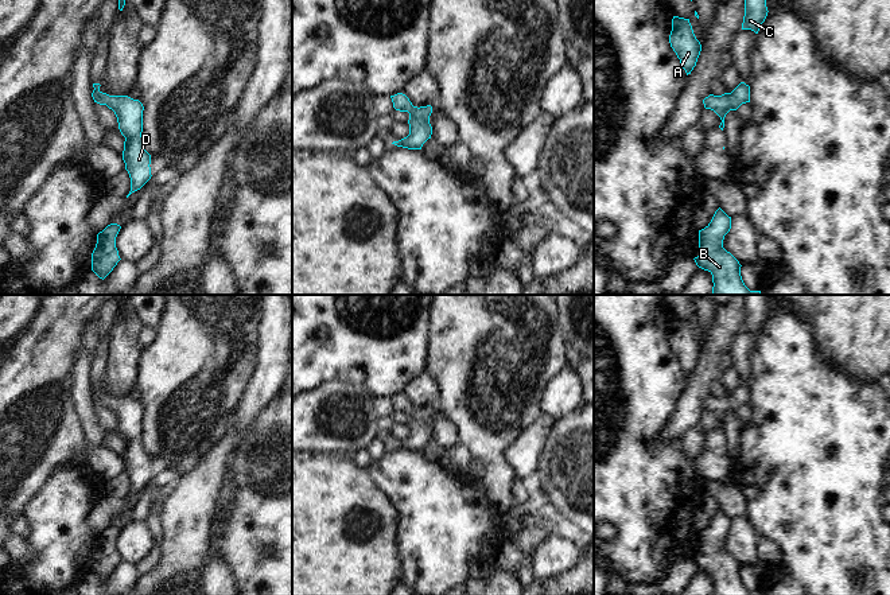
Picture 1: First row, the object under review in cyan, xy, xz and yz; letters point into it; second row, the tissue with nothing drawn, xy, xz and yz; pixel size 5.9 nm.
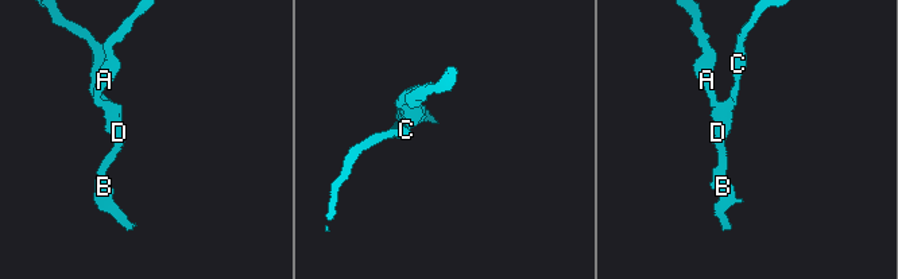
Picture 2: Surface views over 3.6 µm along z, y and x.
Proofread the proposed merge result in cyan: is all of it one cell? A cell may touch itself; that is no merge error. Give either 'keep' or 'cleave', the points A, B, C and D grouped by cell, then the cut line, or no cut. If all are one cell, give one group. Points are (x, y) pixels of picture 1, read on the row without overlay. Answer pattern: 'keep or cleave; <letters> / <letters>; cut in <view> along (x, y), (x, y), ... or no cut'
keep; A B C D; no cut

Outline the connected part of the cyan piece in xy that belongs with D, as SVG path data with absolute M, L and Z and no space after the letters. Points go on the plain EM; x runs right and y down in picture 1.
M93 385L94 404L106 407L117 419L118 431L125 439L123 462L131 479L131 493L127 499L140 491L151 481L151 456L143 447L143 412L139 401L128 397L109 397L100 392L100 385Z

